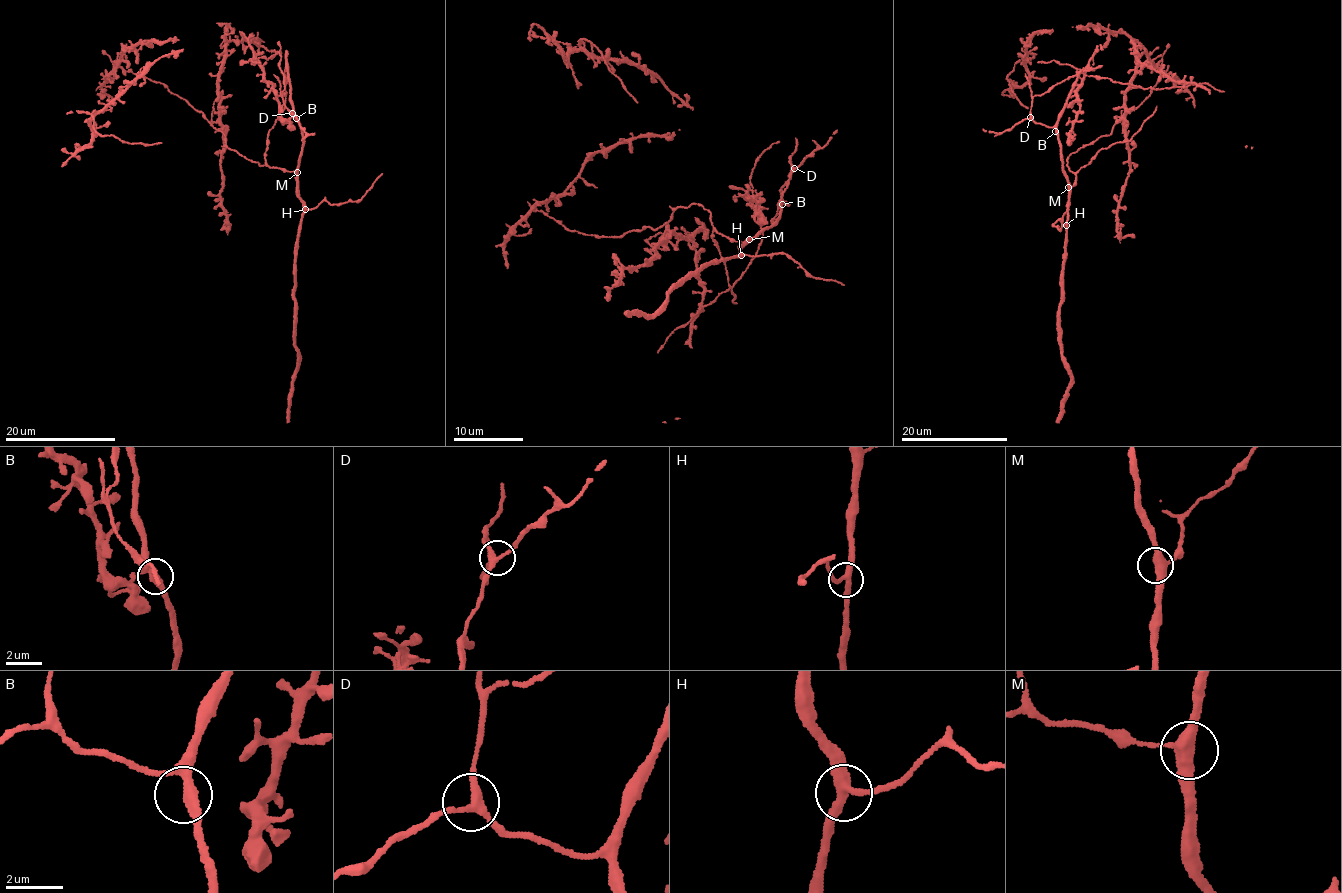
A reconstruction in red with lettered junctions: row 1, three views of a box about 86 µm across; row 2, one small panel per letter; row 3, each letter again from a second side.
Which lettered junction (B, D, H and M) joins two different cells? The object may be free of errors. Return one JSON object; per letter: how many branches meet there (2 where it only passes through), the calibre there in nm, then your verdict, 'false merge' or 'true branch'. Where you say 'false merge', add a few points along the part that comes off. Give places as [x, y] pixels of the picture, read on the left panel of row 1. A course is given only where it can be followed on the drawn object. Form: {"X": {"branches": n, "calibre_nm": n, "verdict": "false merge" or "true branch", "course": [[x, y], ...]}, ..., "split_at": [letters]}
{"B": {"branches": 3, "calibre_nm": 300, "verdict": "true branch"}, "D": {"branches": 3, "calibre_nm": 260, "verdict": "true branch"}, "H": {"branches": 3, "calibre_nm": 300, "verdict": "true branch"}, "M": {"branches": 3, "calibre_nm": 400, "verdict": "true branch"}, "split_at": []}

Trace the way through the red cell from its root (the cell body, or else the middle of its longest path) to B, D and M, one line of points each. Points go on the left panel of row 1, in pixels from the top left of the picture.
B: (177, 95), (203, 112), (230, 149), (269, 167), (297, 167), (302, 142), (296, 118)
D: (177, 95), (203, 112), (230, 149), (261, 165), (294, 171), (302, 142), (301, 125), (292, 113)
M: (177, 95), (203, 112), (213, 128), (223, 132), (230, 149), (261, 165), (297, 172)

